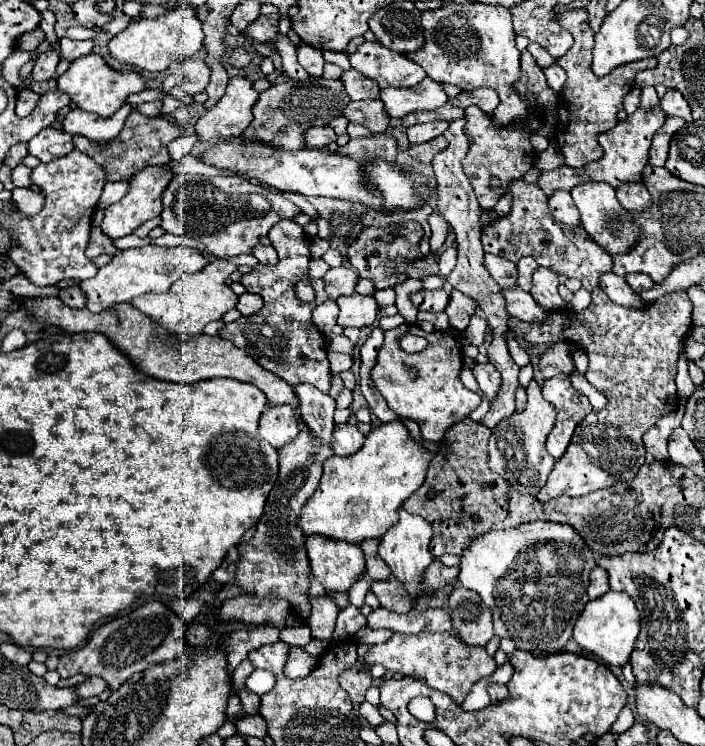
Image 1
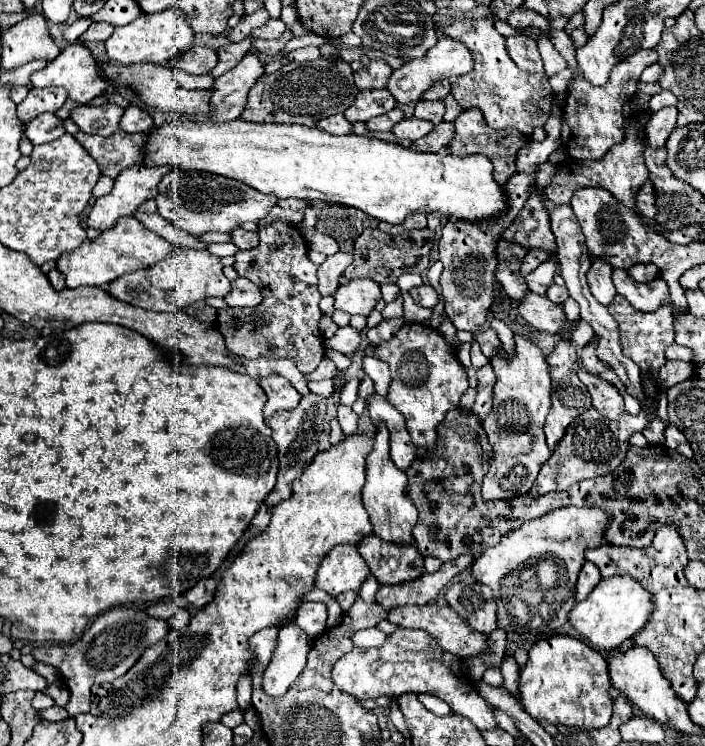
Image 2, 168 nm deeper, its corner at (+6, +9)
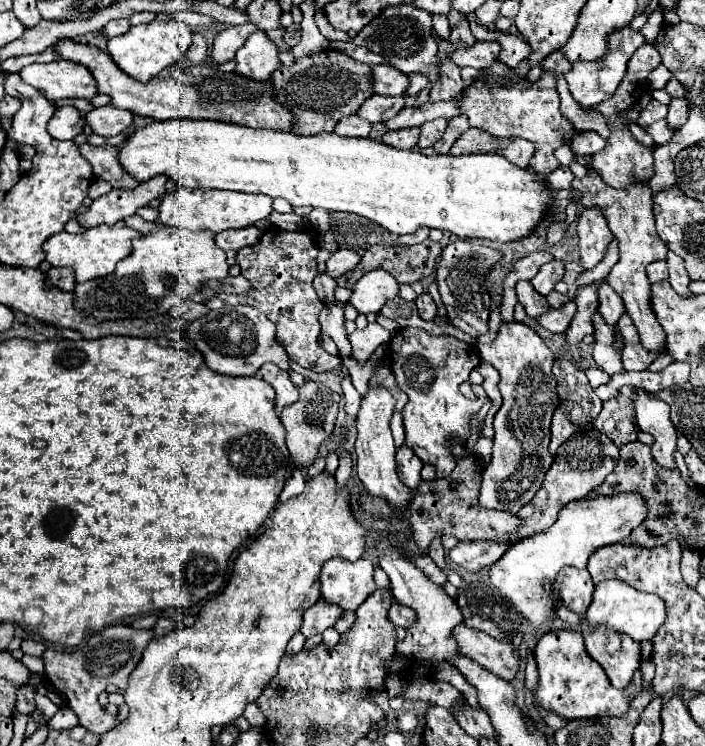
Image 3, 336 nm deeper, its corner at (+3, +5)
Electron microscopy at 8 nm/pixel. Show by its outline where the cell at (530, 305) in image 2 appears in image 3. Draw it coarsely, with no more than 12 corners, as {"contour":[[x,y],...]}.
{"contour":[[574,301],[548,309],[536,323],[552,333],[564,333],[576,313]]}

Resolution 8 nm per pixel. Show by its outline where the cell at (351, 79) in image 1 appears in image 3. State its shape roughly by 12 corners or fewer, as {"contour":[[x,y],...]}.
{"contour":[[372,65],[378,95],[404,95],[408,75],[390,65]]}

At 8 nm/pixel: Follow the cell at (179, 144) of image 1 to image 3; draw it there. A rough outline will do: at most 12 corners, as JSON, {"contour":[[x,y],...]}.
{"contour":[[166,175],[112,189],[78,215],[84,227],[122,221],[164,195]]}

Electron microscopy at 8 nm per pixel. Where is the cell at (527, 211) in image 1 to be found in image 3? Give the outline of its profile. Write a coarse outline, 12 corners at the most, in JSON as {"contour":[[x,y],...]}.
{"contour":[[608,281],[598,289],[598,311],[616,327],[624,313],[624,301]]}

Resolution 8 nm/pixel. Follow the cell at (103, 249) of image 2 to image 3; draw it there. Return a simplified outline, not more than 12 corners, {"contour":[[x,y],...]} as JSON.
{"contour":[[124,221],[44,243],[46,261],[76,283],[102,279],[132,253]]}

